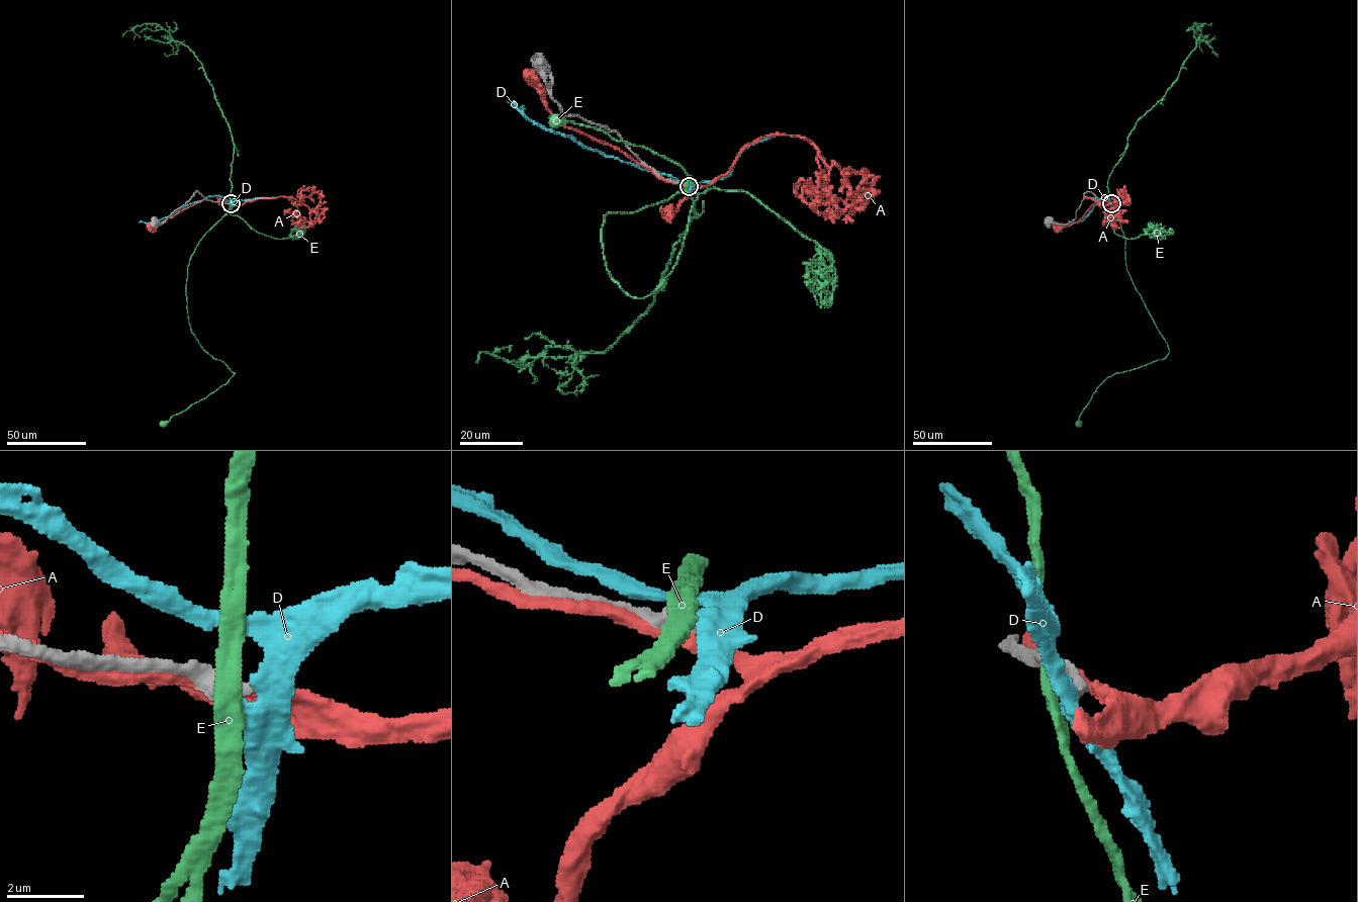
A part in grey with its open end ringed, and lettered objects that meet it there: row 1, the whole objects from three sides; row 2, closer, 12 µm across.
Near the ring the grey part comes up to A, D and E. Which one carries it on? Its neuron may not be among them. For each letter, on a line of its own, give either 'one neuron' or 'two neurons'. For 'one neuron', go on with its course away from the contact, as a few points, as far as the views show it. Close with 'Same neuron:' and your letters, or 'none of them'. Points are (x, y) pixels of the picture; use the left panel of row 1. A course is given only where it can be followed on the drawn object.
A: two neurons
D: two neurons
E: two neurons
Same neuron: none of them

